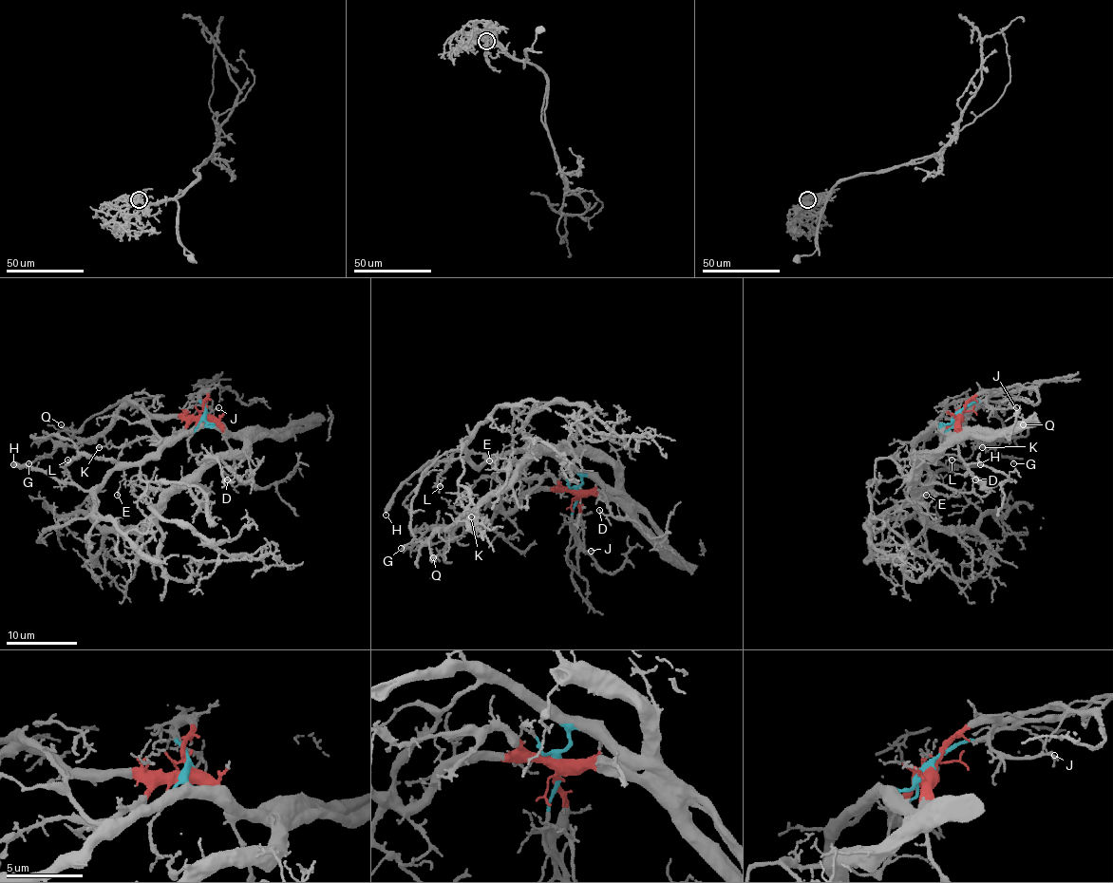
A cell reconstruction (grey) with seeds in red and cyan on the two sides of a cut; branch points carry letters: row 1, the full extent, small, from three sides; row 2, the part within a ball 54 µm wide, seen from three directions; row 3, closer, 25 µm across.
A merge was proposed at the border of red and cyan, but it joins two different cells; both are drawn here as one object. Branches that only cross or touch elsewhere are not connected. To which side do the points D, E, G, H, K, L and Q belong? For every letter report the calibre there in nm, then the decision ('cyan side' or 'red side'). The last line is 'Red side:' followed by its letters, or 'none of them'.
D: 110 nm thick; red side
E: 90 nm thick; cyan side
G: 200 nm thick; red side
H: 360 nm thick; cyan side
K: 150 nm thick; red side
L: 110 nm thick; cyan side
Q: 110 nm thick; red side
Red side: D, G, K, Q

